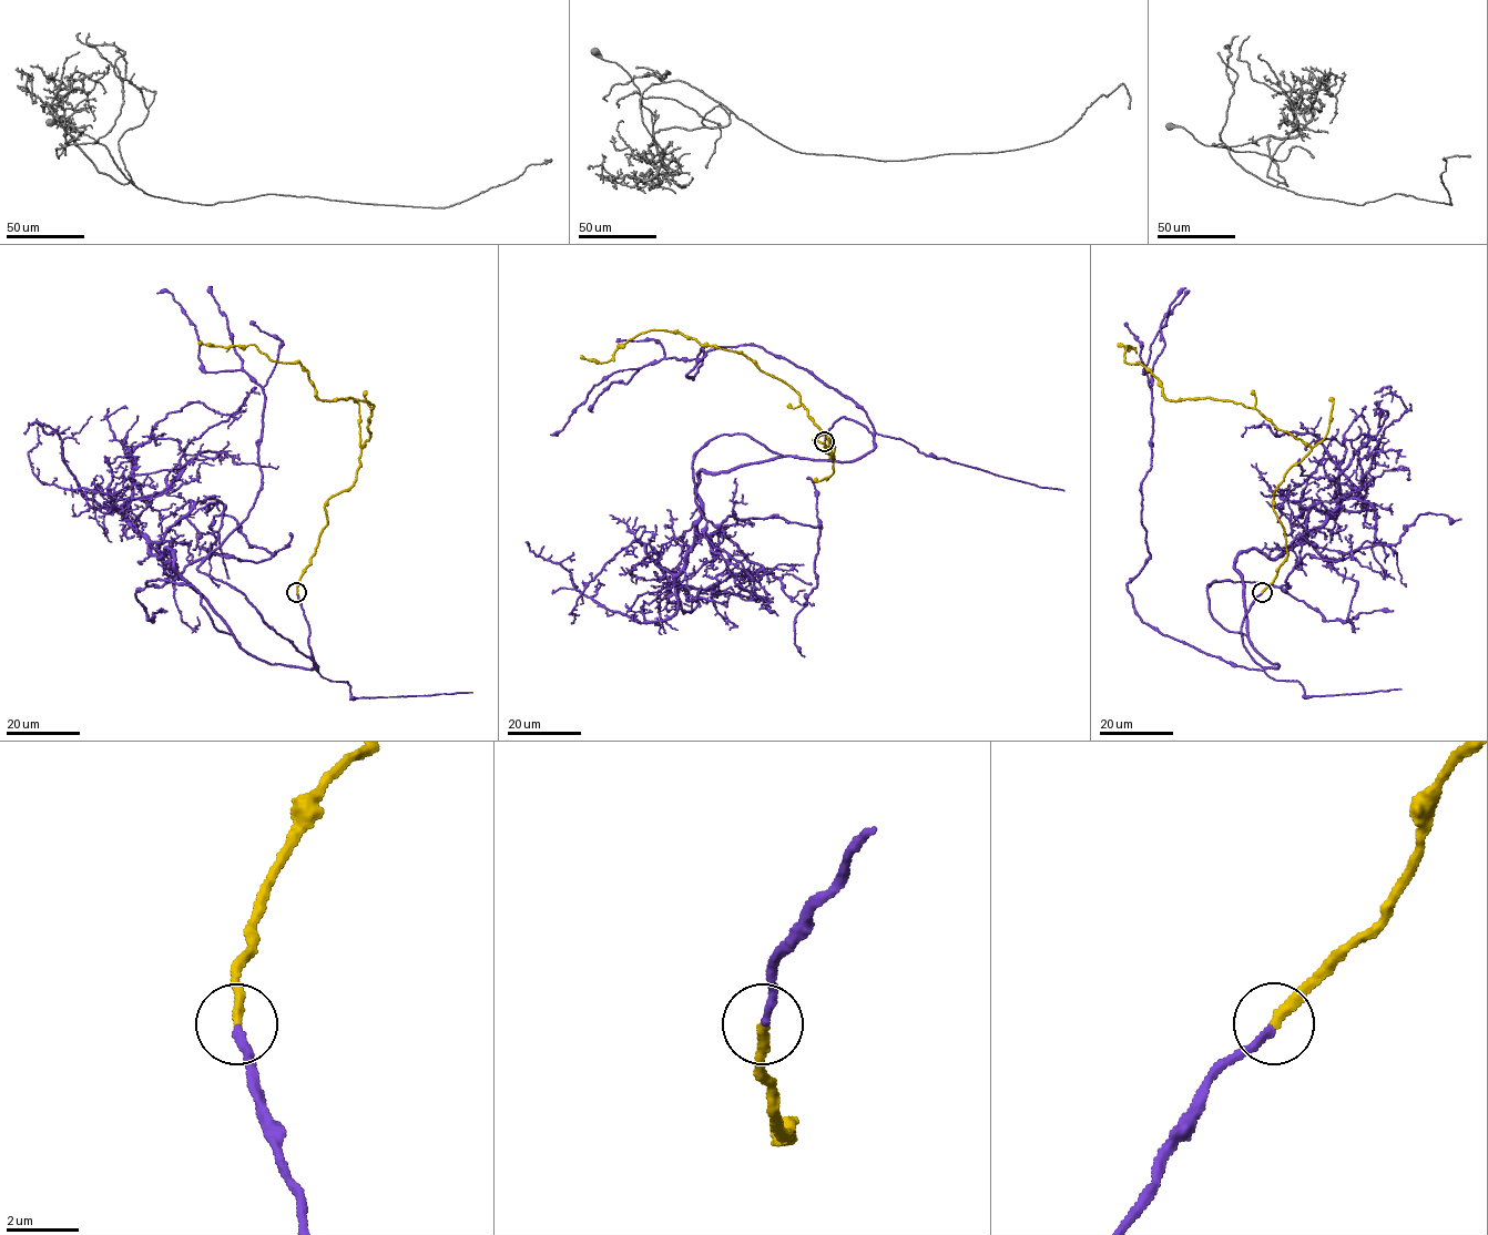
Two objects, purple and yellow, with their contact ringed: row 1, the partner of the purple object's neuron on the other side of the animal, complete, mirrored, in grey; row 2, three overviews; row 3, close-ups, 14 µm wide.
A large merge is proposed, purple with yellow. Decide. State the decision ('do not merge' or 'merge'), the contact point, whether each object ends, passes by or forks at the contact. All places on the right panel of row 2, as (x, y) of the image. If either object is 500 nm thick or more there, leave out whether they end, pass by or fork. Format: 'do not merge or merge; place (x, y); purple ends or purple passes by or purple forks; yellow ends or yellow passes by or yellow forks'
merge; place (1262, 592); purple ends; yellow ends

